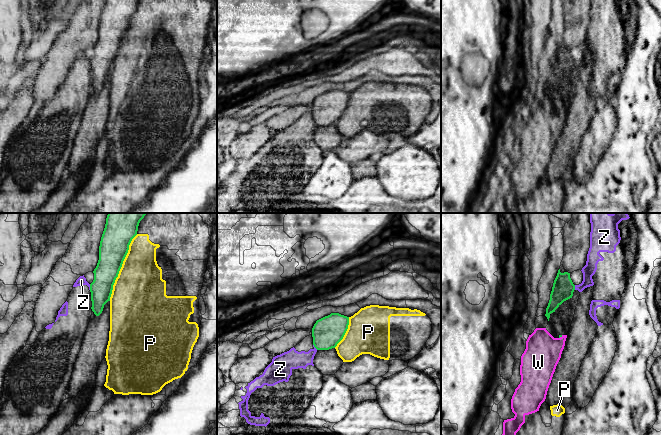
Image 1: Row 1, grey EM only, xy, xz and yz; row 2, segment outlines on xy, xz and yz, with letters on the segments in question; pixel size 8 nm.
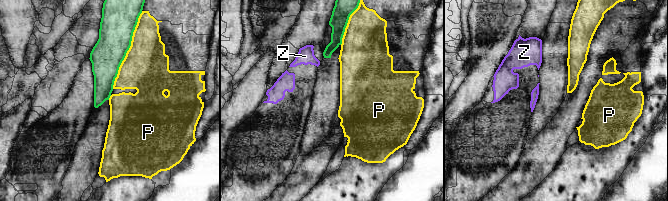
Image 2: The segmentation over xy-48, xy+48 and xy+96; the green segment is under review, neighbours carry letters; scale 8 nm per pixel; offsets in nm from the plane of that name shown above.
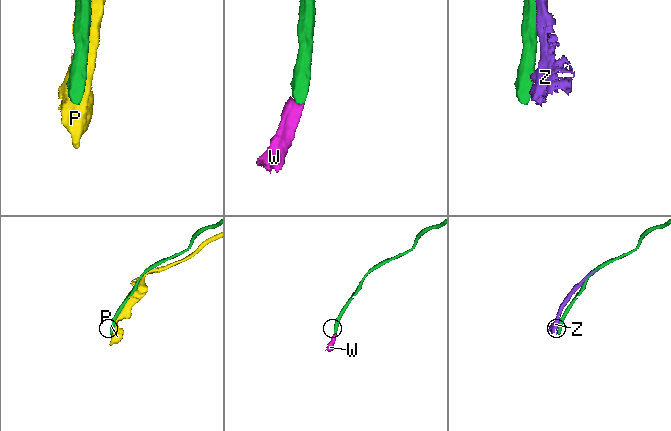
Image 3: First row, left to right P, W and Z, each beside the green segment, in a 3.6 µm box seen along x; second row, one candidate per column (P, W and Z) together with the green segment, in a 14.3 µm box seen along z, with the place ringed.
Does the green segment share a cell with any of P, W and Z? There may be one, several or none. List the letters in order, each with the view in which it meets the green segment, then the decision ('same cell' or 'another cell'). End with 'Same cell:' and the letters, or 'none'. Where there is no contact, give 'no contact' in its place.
P: xy | another cell
W: yz | same cell
Z: xy | another cell
Same cell: W

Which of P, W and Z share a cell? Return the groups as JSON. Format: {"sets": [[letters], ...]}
{"sets": [["P"], ["W"], ["Z"]]}

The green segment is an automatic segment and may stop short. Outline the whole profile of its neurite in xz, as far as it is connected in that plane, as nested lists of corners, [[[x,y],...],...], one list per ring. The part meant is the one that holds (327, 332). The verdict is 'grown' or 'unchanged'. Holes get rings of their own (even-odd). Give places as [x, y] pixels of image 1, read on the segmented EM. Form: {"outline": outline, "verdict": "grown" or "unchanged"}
{"outline": [[[331,313],[316,321],[312,328],[313,345],[317,350],[335,348],[343,339],[349,325],[349,317]]], "verdict": "unchanged"}

